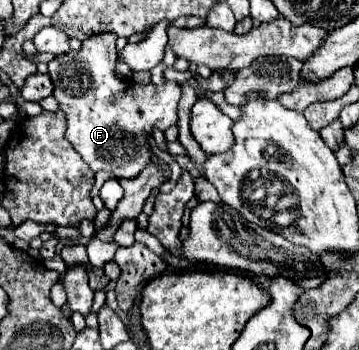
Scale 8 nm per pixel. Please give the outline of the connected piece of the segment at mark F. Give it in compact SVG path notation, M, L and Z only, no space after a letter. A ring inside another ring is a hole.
M97 33L83 41L81 51L71 51L67 55L59 55L55 61L49 63L49 75L55 83L53 97L59 101L61 111L67 113L67 131L65 137L75 147L75 151L89 163L89 167L97 171L109 171L115 177L137 177L151 155L147 151L145 135L151 133L151 127L159 127L165 131L167 127L177 123L177 103L181 99L181 87L177 83L165 83L161 87L155 85L137 85L131 79L117 79L115 77L115 63L117 63L117 49L115 49L117 35L115 33Z

